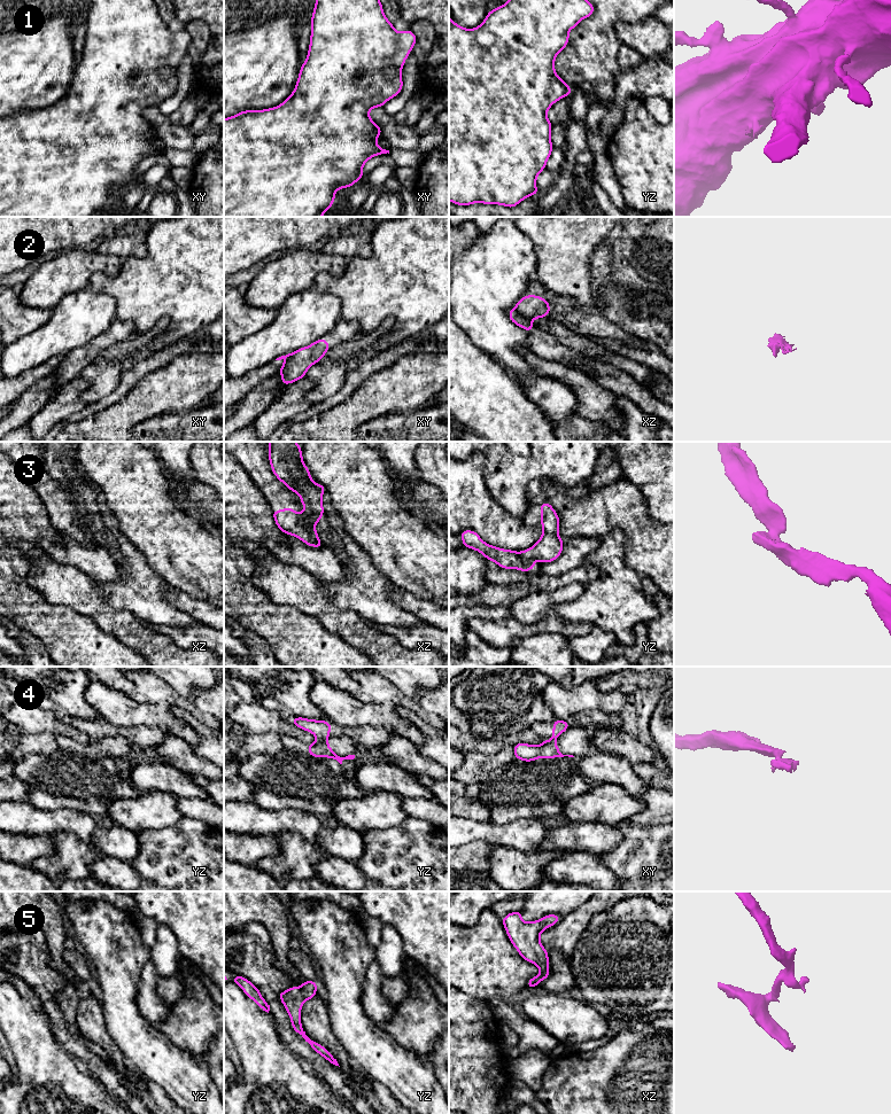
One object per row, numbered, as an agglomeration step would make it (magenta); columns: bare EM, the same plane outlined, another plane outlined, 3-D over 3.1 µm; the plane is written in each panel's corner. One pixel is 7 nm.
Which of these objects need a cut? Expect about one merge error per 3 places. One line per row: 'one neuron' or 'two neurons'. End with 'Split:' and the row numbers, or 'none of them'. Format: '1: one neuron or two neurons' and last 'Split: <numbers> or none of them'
1: one neuron
2: two neurons
3: two neurons
4: two neurons
5: one neuron
Split: 2, 3, 4

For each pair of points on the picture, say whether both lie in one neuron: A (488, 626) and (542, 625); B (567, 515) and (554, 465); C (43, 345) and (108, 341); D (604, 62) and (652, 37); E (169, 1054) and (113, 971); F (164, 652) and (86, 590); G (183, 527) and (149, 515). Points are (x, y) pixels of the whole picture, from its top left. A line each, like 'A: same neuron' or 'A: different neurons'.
A: same neuron
B: different neurons
C: different neurons
D: different neurons
E: same neuron
F: same neuron
G: same neuron

